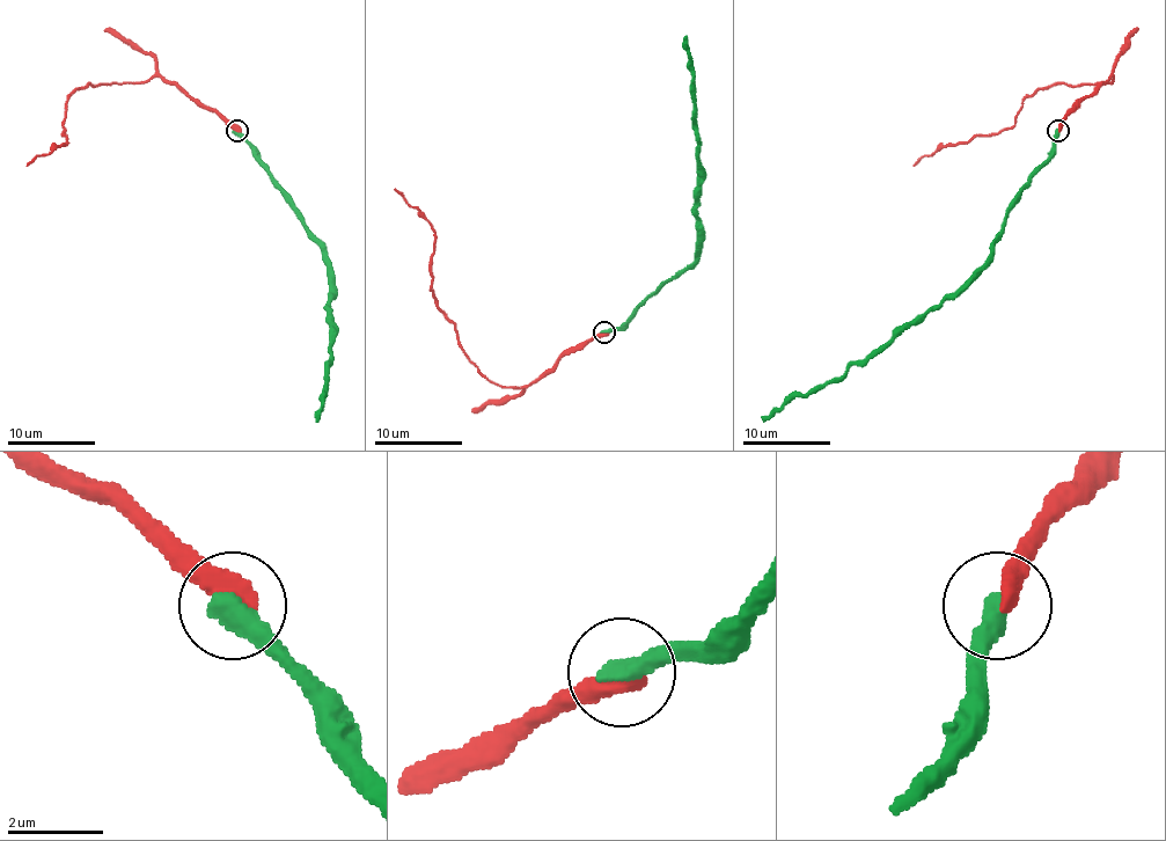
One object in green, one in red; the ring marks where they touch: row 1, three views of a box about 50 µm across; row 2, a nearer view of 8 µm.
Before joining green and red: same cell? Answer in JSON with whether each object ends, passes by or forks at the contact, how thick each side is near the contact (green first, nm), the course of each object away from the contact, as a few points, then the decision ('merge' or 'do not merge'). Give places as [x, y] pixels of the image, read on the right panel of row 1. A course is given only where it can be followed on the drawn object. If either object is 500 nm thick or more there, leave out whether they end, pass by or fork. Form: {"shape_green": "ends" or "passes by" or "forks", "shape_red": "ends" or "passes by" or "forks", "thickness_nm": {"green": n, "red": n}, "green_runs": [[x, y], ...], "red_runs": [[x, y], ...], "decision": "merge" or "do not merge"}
{"thickness_nm": {"green": 550, "red": 500}, "green_runs": [[1057, 130], [1053, 154], [1009, 212], [991, 258], [955, 293], [904, 324], [841, 377], [792, 395], [762, 418]], "red_runs": [[1060, 130], [1075, 108], [1112, 77], [1112, 81], [1038, 88], [1021, 103], [1013, 125], [943, 145], [914, 166]], "decision": "merge"}

